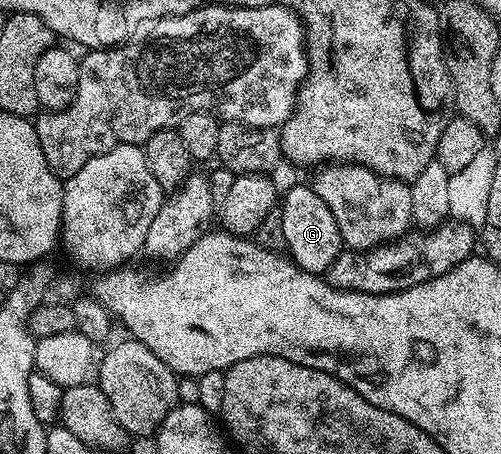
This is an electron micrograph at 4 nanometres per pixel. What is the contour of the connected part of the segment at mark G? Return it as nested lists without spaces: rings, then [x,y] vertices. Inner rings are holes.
[[[309,184],[294,185],[285,190],[280,201],[282,218],[284,219],[284,239],[286,240],[286,253],[291,261],[303,273],[325,275],[328,267],[336,263],[336,259],[344,251],[340,239],[340,227],[336,227],[336,219],[332,211],[328,211],[328,203],[316,195],[316,191]]]

